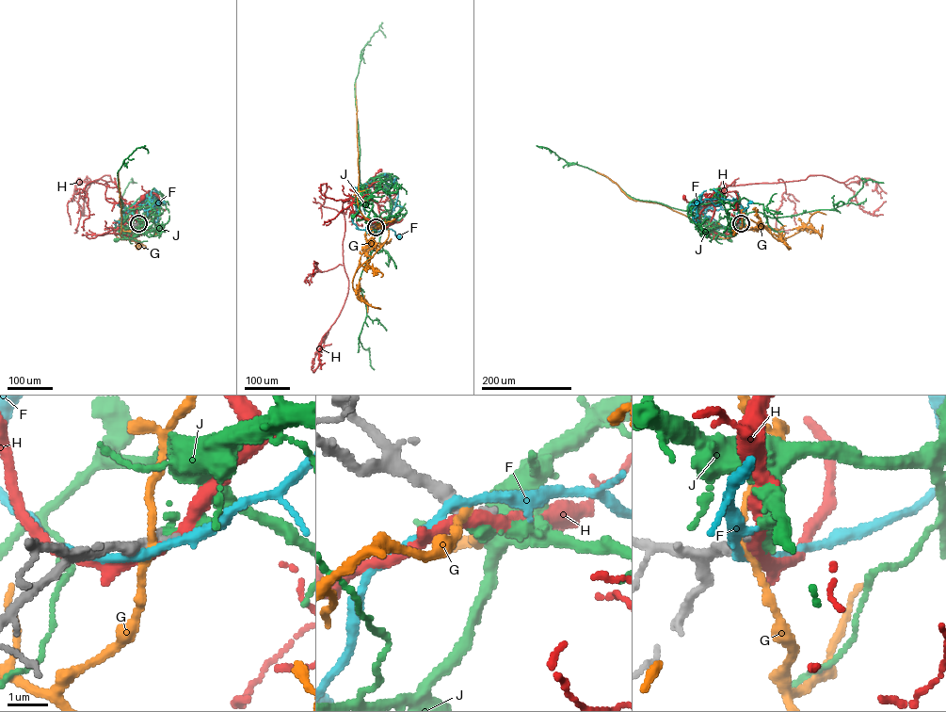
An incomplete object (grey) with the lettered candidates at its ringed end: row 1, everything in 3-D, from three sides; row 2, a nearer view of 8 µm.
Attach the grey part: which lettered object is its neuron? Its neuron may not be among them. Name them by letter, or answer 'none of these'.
none of these

